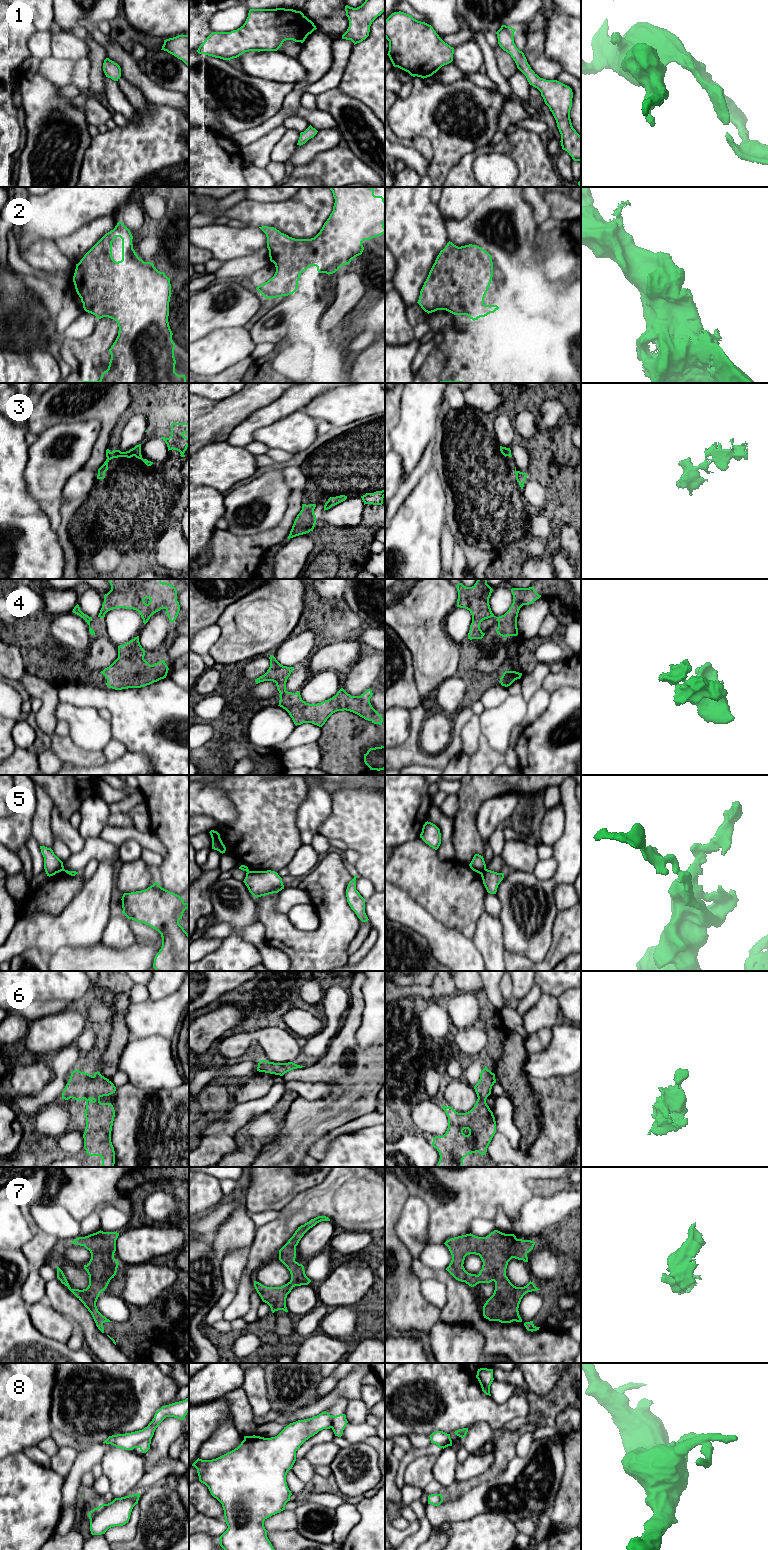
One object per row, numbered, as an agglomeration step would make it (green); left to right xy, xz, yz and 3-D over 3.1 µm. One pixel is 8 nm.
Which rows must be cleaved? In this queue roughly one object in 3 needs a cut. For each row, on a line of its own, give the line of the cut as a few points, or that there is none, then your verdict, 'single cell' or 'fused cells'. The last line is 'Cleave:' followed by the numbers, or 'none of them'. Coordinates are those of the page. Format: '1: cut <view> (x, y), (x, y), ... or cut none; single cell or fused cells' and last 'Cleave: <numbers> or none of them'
1: cut none; single cell
2: cut none; single cell
3: cut none; single cell
4: cut none; single cell
5: cut yz (485, 868), (480, 873); fused cells
6: cut none; single cell
7: cut none; single cell
8: cut xy (150, 1439), (144, 1439), (134, 1447); fused cells
Cleave: 5, 8

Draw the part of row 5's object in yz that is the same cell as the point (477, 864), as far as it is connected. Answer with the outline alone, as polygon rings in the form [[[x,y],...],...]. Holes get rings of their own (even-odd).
[[[475,854],[471,863],[469,864],[470,868],[481,874],[485,869],[486,869],[486,864],[484,861],[483,856],[479,855],[479,854]]]

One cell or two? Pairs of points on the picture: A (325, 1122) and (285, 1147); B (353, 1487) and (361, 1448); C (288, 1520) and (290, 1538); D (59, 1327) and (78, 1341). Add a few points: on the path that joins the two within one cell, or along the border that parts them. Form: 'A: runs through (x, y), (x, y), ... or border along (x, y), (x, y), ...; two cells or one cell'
A: runs through (315, 1122), (310, 1122), (295, 1137); one cell
B: runs through (354, 1477), (357, 1464), (361, 1458); one cell
C: border along (295, 1529), (268, 1531); two cells
D: border along (77, 1328), (66, 1343); two cells

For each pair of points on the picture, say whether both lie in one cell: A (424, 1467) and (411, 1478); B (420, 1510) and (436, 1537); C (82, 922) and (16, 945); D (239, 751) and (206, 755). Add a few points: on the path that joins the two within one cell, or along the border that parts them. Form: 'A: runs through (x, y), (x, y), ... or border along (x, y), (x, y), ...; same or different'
A: runs through (421, 1470), (414, 1476); same
B: border along (432, 1529), (432, 1532), (426, 1539); different
C: runs through (66, 929), (60, 931), (32, 931); same
D: runs through (231, 752), (228, 755), (214, 755); same

